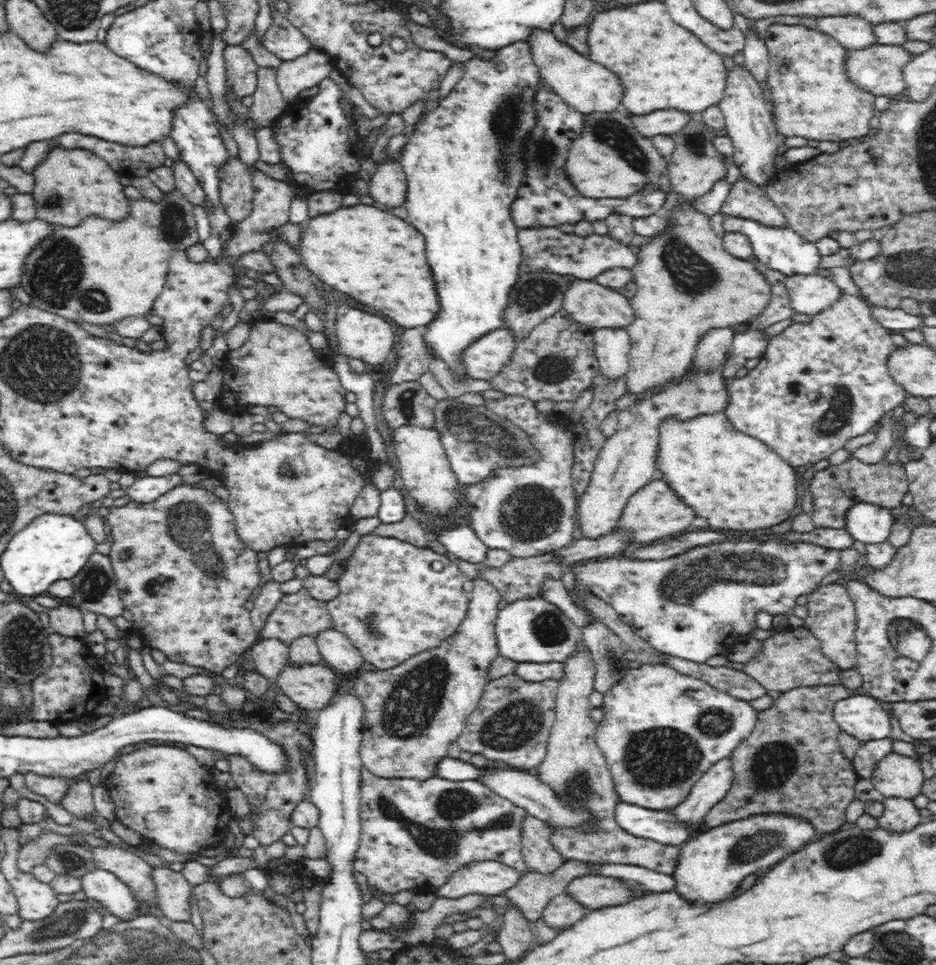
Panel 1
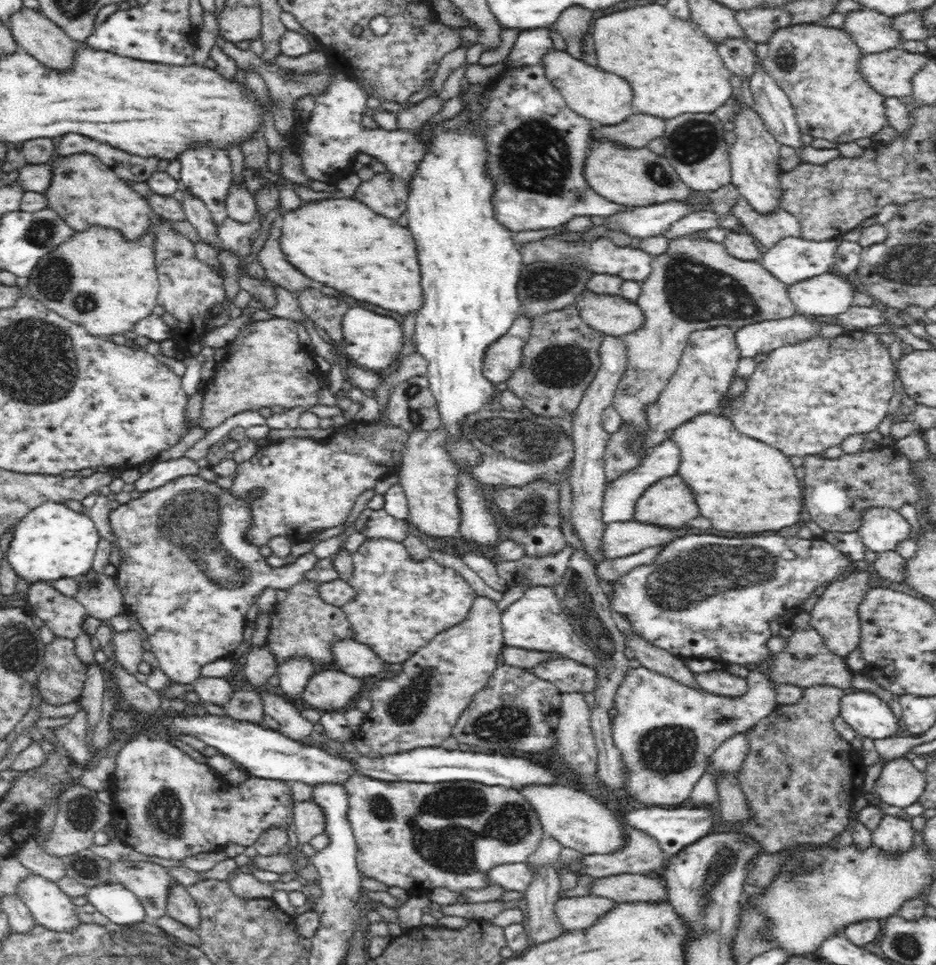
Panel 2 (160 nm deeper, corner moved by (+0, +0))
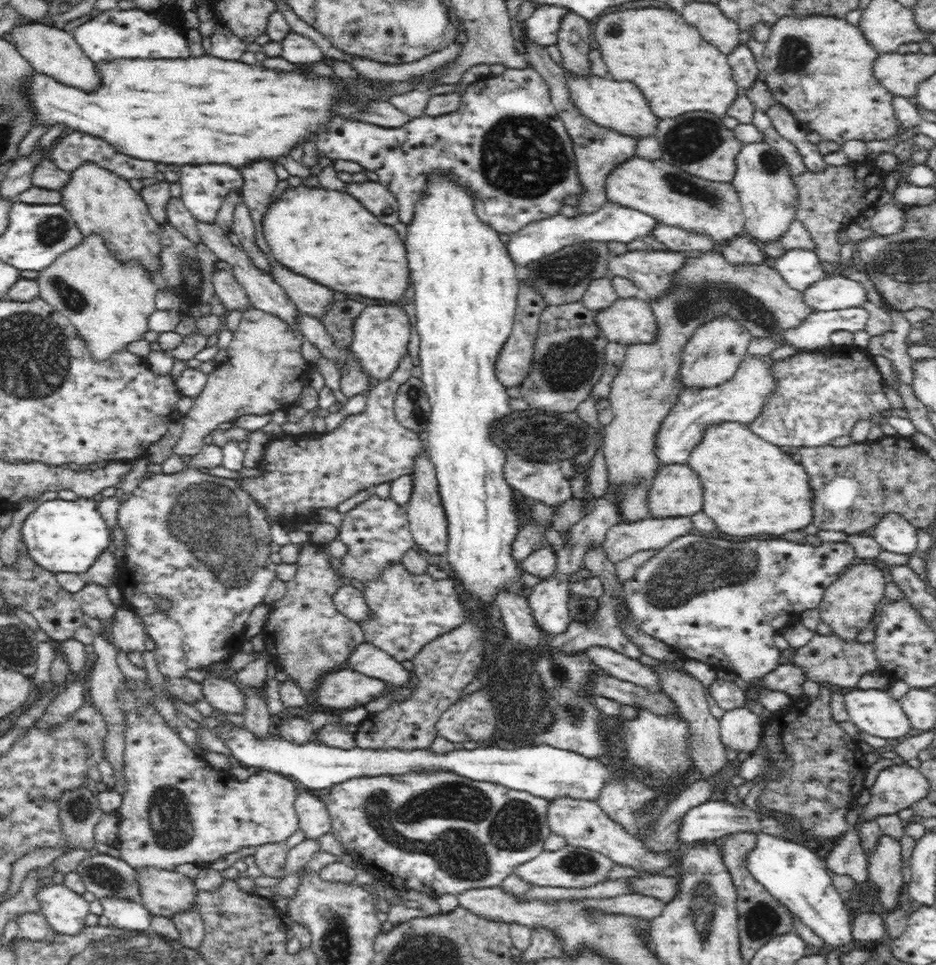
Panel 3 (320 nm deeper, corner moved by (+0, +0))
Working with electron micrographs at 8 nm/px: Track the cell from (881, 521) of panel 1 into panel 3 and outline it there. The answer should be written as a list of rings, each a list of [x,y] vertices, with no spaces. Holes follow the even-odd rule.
[[[888,513],[873,529],[874,540],[883,550],[896,552],[896,554],[916,553],[918,548],[917,528],[902,515]]]

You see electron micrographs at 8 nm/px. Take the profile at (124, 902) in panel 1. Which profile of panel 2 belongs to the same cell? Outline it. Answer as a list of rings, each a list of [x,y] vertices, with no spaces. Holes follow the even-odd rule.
[[[99,883],[98,886],[88,887],[86,895],[98,912],[117,925],[133,925],[147,919],[138,897],[121,883]]]

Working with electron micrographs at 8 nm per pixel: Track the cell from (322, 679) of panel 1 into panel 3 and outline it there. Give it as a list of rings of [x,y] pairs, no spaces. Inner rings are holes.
[[[340,670],[321,678],[318,702],[332,709],[352,709],[362,707],[380,698],[388,683],[378,678],[368,677],[354,670]]]

